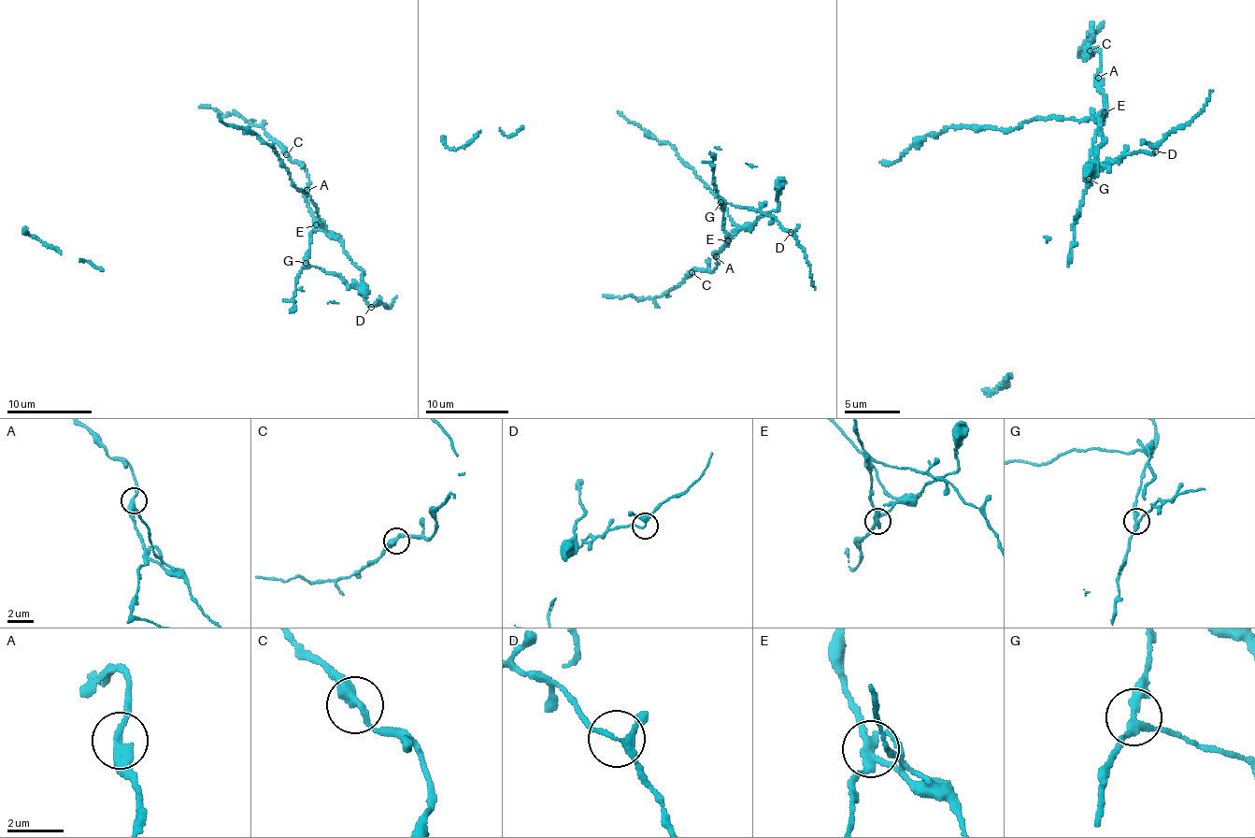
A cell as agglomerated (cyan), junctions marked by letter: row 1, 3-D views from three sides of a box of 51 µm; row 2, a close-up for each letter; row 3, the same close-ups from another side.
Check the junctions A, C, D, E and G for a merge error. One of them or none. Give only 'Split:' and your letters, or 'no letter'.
Split: E

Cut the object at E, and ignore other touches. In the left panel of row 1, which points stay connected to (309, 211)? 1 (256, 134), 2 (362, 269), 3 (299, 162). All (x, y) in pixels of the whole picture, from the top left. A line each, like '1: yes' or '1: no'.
1: no
2: no
3: yes

